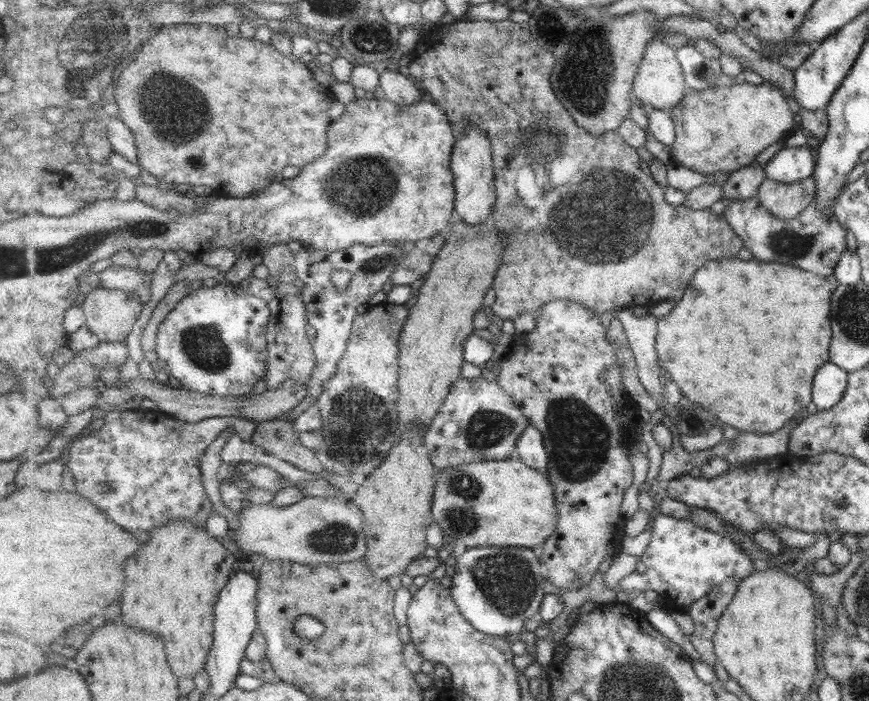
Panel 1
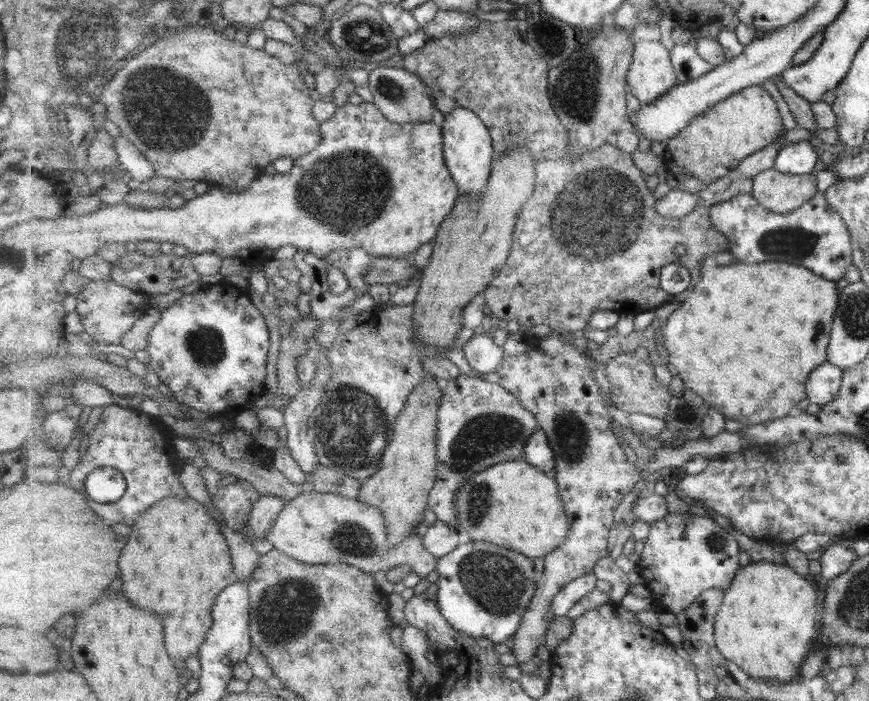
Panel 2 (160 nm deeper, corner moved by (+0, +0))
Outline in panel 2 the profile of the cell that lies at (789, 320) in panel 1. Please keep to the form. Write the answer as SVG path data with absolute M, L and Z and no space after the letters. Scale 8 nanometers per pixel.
M783 261L731 266L711 266L695 288L689 289L685 302L673 312L658 341L661 351L677 368L685 384L717 406L727 418L745 426L776 421L795 412L795 404L808 398L807 378L825 360L825 346L831 318L837 306L835 284L821 280L805 266Z

